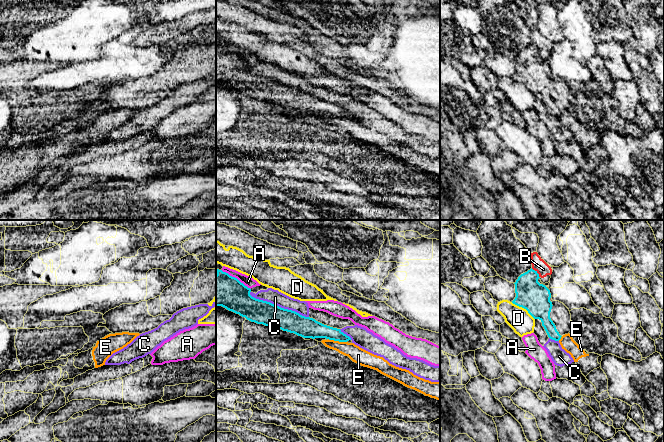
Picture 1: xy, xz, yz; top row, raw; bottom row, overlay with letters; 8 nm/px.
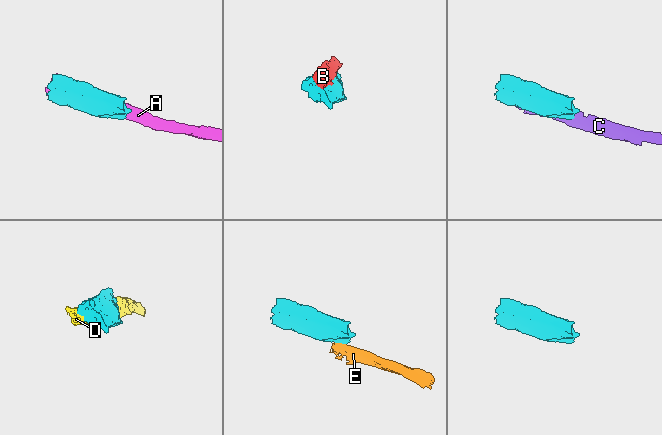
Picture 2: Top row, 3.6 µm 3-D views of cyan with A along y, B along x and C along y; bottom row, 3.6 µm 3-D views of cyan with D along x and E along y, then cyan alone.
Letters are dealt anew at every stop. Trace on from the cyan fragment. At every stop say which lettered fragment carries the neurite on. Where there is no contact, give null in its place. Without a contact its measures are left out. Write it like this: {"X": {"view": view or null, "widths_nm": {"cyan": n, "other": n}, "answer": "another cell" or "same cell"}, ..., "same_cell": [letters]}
{"A": {"view": "xz", "widths_nm": {"cyan": 260, "other": 90}, "answer": "another cell"}, "B": {"view": "yz", "widths_nm": {"cyan": 240, "other": 110}, "answer": "another cell"}, "C": {"view": "xz", "widths_nm": {"cyan": 190, "other": 120}, "answer": "another cell"}, "D": {"view": "yz", "widths_nm": {"cyan": 240, "other": 190}, "answer": "another cell"}, "E": {"view": "xz", "widths_nm": {"cyan": 160, "other": 130}, "answer": "another cell"}, "same_cell": []}

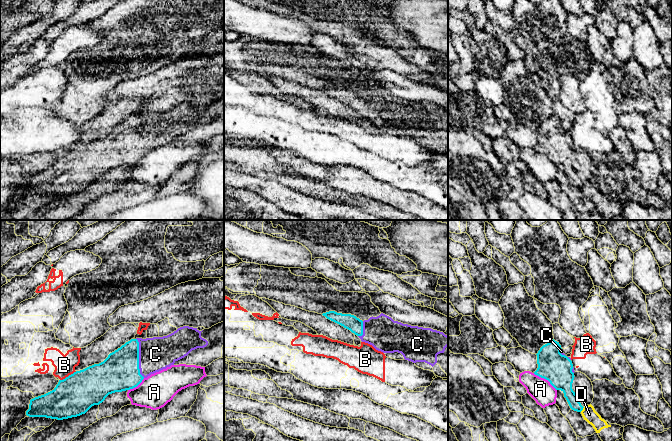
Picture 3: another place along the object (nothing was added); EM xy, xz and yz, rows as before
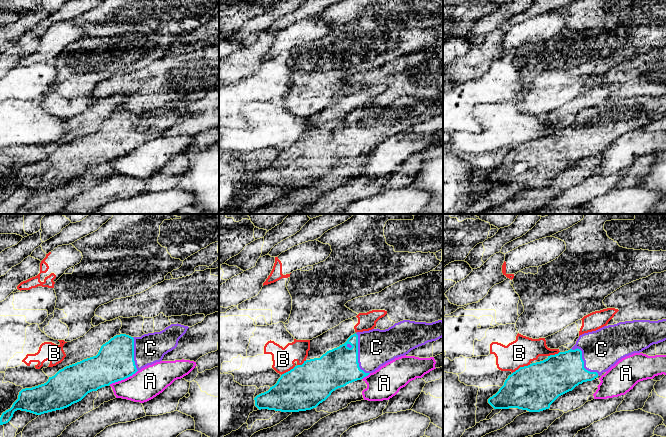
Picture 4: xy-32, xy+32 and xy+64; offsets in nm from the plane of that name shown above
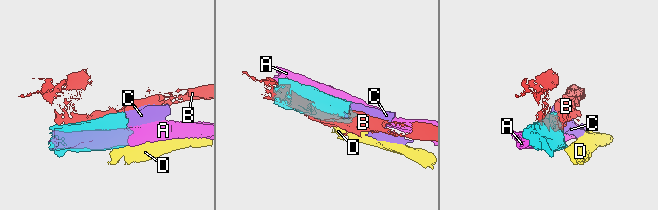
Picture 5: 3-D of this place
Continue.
{"A": {"view": "yz", "widths_nm": {"cyan": 240, "other": 190}, "answer": "another cell"}, "B": {"view": "xy", "widths_nm": {"cyan": 320, "other": 160}, "answer": "another cell"}, "C": {"view": "xy", "widths_nm": {"cyan": 300, "other": 280}, "answer": "same cell"}, "D": {"view": "yz", "widths_nm": {"cyan": 120, "other": 120}, "answer": "another cell"}, "same_cell": ["C"]}

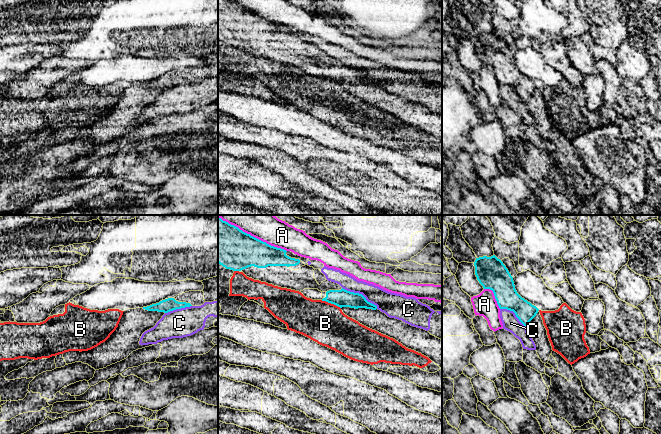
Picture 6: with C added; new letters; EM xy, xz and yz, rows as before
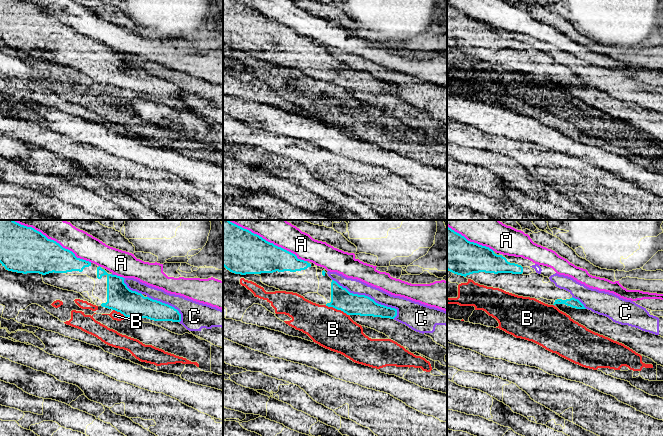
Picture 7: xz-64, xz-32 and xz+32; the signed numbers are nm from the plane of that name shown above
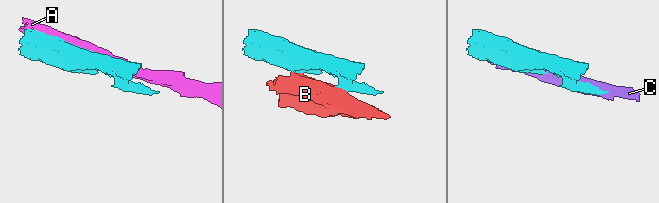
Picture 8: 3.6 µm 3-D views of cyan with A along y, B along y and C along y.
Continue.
{"A": {"view": "xz", "widths_nm": {"cyan": 320, "other": 200}, "answer": "another cell"}, "B": {"view": "xz", "widths_nm": {"cyan": 140, "other": 340}, "answer": "another cell"}, "C": {"view": "xz", "widths_nm": {"cyan": 140, "other": 180}, "answer": "another cell"}, "same_cell": []}

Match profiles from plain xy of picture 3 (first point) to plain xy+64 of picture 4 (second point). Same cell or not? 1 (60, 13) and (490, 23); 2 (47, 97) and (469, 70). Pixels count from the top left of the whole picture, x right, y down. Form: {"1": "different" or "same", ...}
{"1": "same", "2": "different"}

